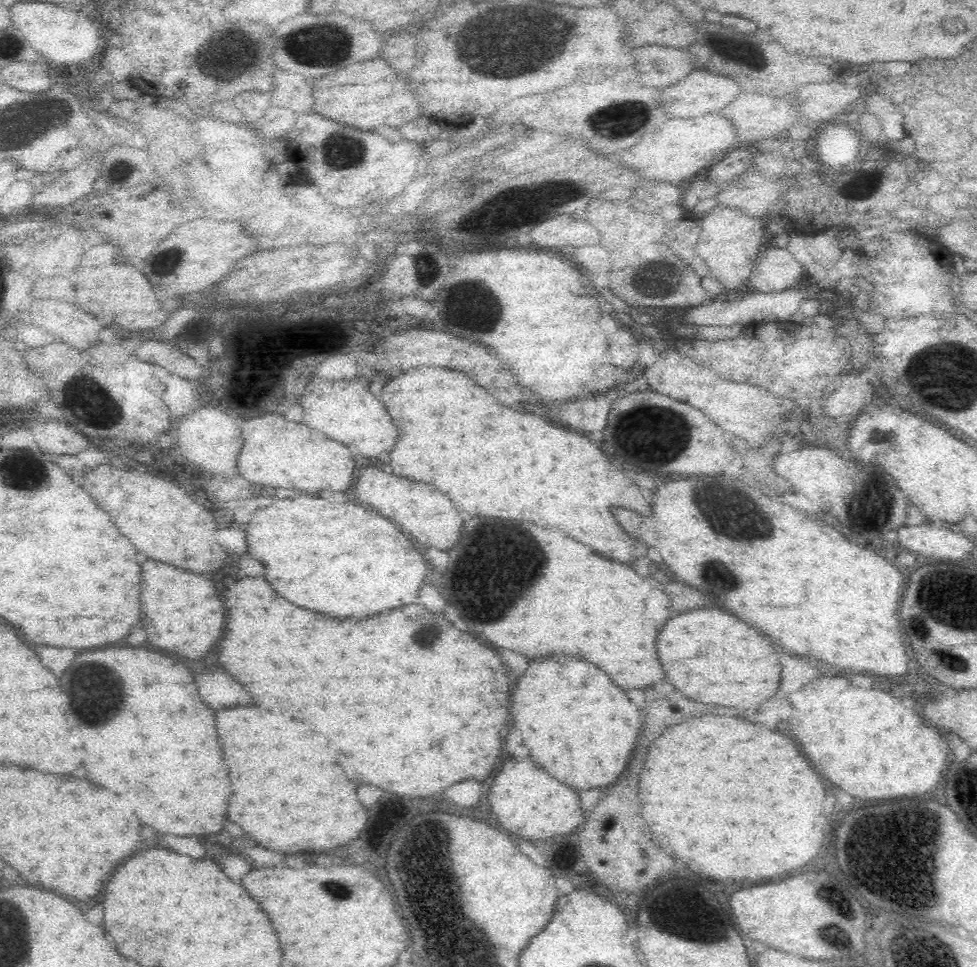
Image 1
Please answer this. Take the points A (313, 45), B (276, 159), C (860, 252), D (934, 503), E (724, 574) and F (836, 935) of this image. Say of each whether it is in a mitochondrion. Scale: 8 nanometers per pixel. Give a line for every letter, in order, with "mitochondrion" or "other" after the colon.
A: mitochondrion
B: other
C: other
D: other
E: mitochondrion
F: mitochondrion

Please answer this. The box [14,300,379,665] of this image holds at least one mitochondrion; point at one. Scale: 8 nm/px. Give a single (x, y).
(93, 406)

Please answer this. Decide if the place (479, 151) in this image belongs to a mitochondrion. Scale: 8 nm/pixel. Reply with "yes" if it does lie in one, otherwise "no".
no

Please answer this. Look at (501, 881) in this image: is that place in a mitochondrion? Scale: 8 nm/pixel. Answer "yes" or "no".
no

